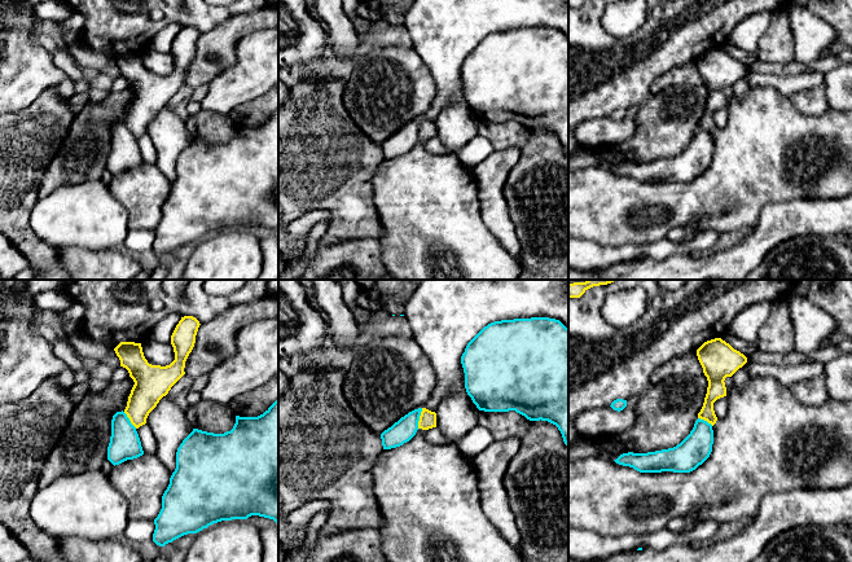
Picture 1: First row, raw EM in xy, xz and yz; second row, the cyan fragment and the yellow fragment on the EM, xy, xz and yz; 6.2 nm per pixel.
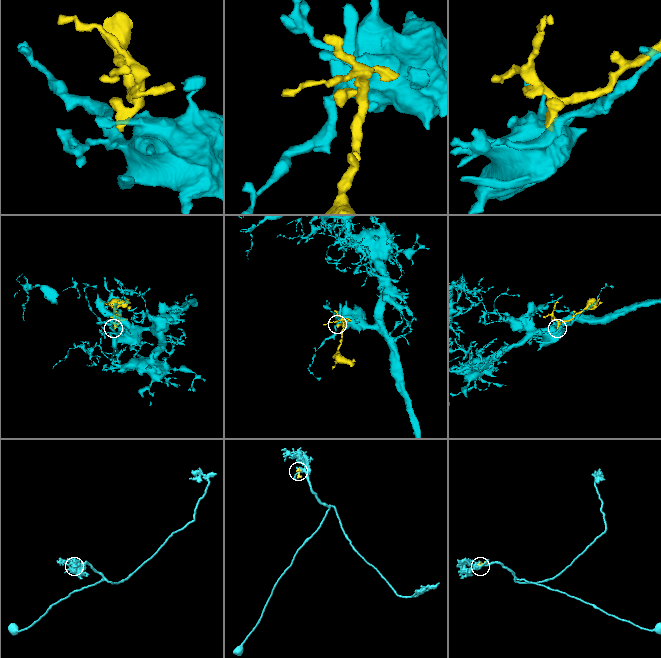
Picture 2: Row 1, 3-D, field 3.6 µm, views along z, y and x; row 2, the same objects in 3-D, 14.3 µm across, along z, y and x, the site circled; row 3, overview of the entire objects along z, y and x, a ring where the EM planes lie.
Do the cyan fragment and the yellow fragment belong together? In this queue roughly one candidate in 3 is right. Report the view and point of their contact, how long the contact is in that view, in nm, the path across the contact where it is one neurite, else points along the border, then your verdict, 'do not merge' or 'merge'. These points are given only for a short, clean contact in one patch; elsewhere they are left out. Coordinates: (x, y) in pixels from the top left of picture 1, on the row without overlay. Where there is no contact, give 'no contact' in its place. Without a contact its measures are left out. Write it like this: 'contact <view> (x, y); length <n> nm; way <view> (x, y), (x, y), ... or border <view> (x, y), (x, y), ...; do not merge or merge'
contact xz (418, 128); length 130 nm; border xz (422, 118), (417, 137); do not merge

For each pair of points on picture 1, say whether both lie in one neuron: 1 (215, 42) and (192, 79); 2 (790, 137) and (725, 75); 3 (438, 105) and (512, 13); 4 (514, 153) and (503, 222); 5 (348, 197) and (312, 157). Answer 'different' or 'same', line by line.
1: same
2: same
3: same
4: same
5: same

